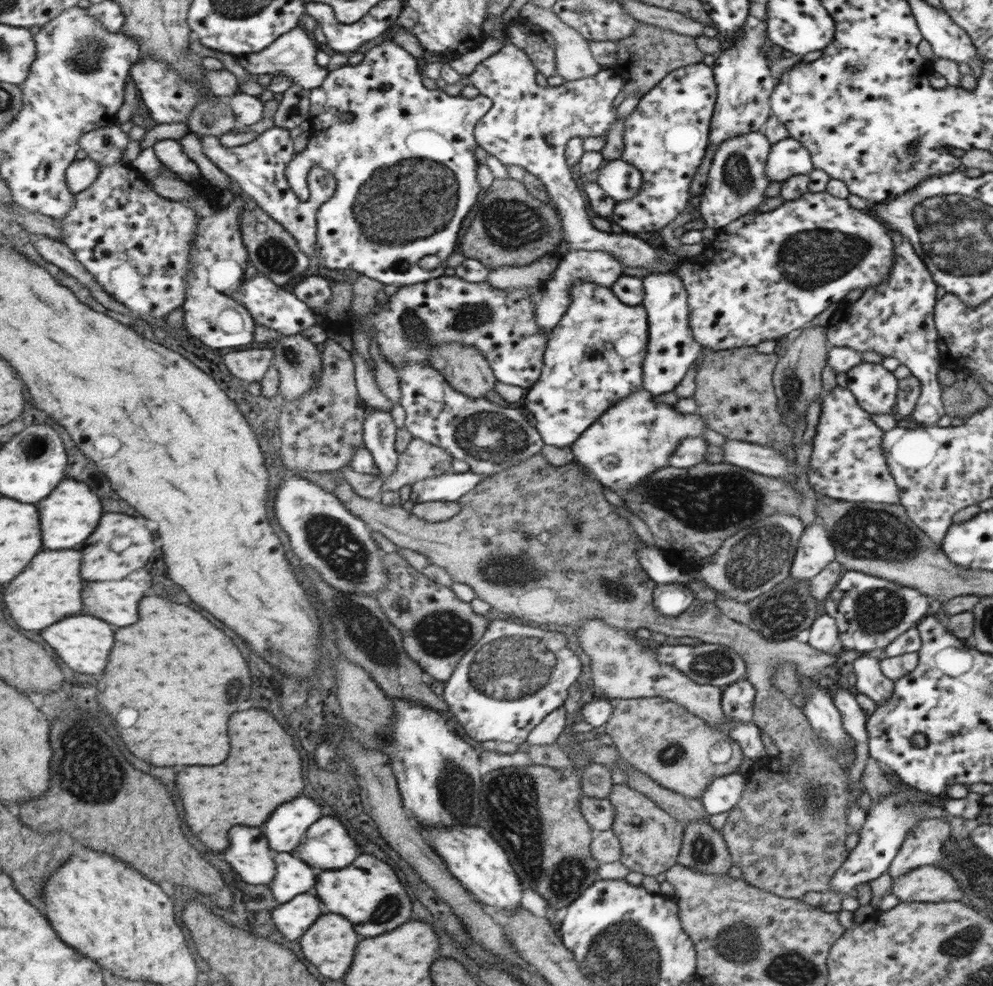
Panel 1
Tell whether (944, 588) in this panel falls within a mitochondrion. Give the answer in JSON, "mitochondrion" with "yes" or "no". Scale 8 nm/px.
{"mitochondrion":"no"}

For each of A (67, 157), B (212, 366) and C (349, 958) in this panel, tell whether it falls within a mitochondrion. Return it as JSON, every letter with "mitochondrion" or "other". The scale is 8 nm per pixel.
{"A":"other","B":"other","C":"other"}

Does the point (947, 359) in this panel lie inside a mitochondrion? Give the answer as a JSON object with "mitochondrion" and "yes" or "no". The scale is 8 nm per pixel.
{"mitochondrion":"no"}

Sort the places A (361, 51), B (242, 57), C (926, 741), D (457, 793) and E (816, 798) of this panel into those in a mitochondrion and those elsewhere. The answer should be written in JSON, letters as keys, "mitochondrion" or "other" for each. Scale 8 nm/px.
{"A":"other","B":"other","C":"other","D":"mitochondrion","E":"mitochondrion"}

